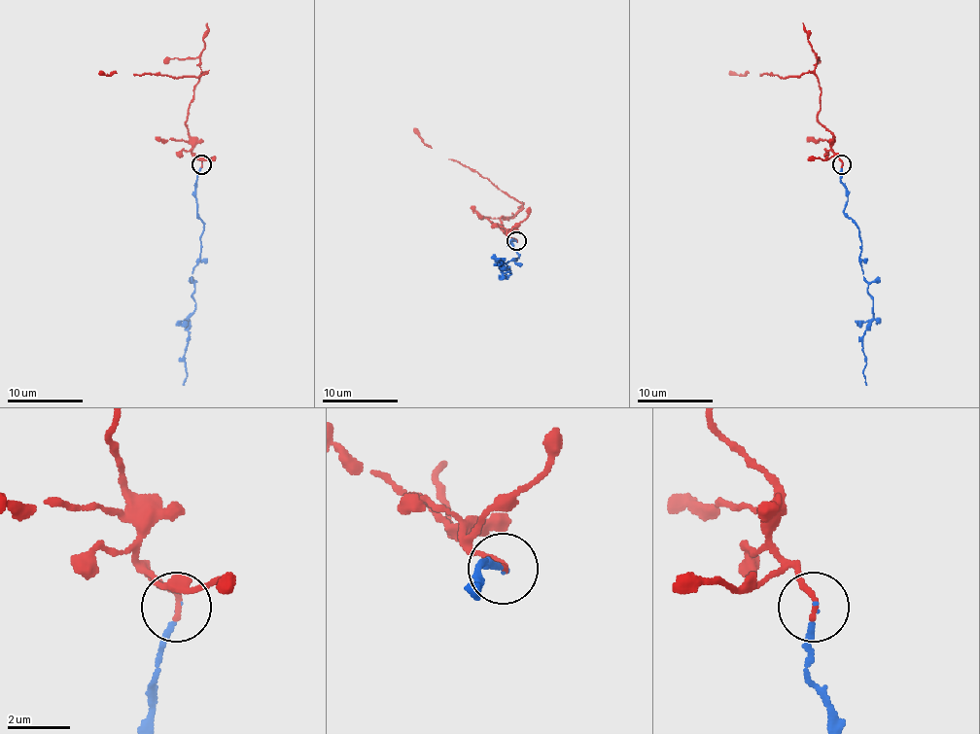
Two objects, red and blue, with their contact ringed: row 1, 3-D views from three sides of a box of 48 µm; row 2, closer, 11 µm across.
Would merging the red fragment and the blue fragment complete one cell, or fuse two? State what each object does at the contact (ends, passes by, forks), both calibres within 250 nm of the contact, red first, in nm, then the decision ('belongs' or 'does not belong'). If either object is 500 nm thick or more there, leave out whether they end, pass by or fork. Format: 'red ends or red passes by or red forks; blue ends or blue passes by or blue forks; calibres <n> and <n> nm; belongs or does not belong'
red ends; blue ends; calibres 200 and 30 nm; belongs

